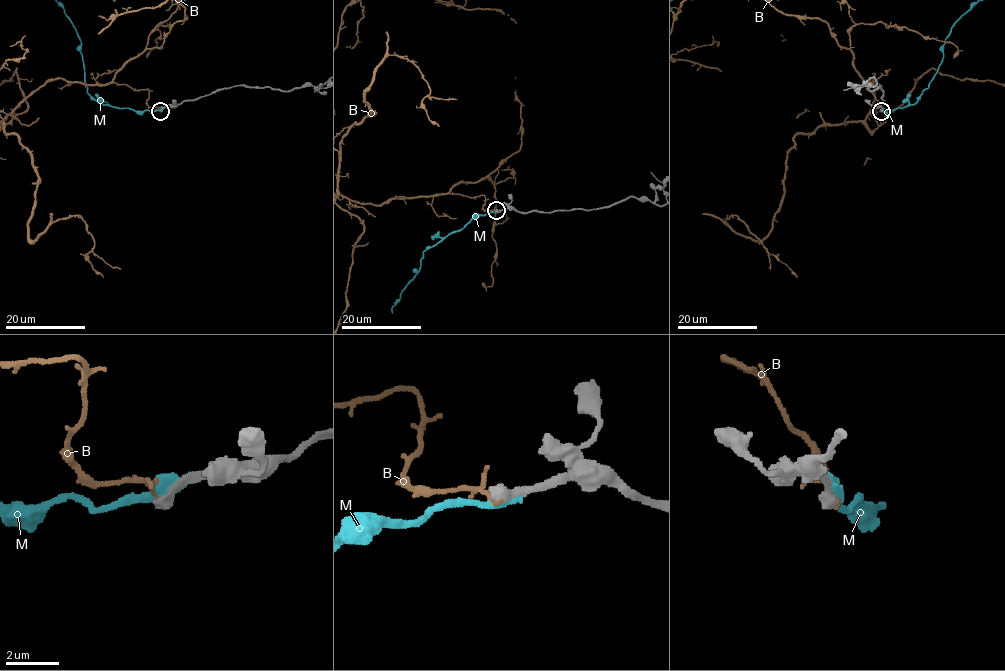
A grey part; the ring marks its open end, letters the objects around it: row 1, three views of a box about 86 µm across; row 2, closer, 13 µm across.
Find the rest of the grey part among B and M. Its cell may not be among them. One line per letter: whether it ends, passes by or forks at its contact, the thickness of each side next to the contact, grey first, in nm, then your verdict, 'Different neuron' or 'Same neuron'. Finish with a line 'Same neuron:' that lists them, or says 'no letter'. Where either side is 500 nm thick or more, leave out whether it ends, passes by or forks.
B: It ends there. Thickness 400 nm (grey) against 130 nm. Different neuron
M: Thickness 480 nm (grey) against 550 nm. Different neuron
Same neuron: no letter

